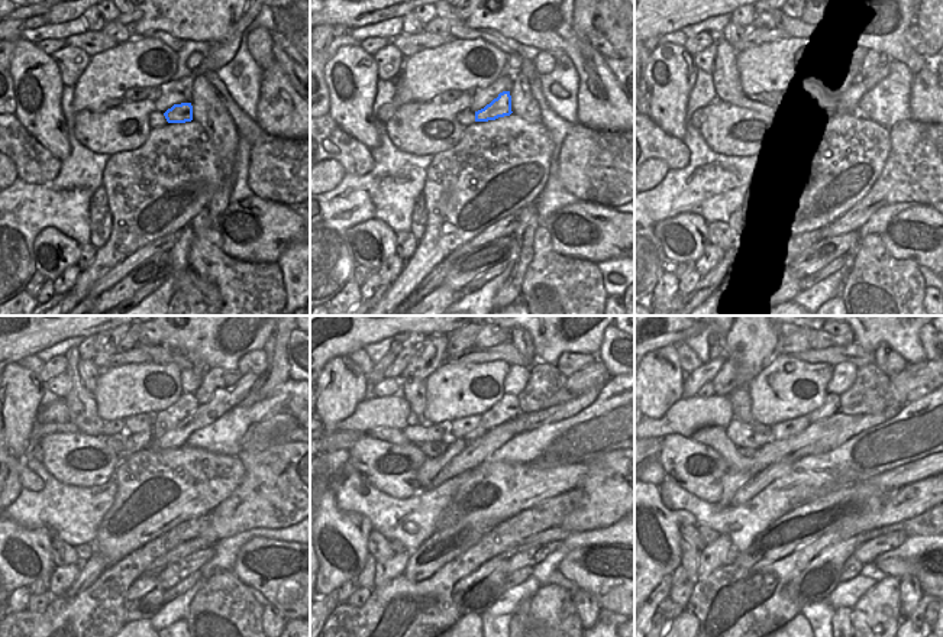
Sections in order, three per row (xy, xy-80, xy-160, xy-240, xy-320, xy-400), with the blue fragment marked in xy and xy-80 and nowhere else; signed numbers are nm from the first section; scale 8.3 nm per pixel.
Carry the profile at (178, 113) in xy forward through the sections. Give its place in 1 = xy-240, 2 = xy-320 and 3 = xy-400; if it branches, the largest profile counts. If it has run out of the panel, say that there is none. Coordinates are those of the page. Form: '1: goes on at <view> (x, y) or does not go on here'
1: goes on at xy-240 (186, 404)
2: goes on at xy-320 (509, 407)
3: goes on at xy-400 (832, 401)

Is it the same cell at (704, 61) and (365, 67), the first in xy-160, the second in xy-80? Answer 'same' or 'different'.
different

